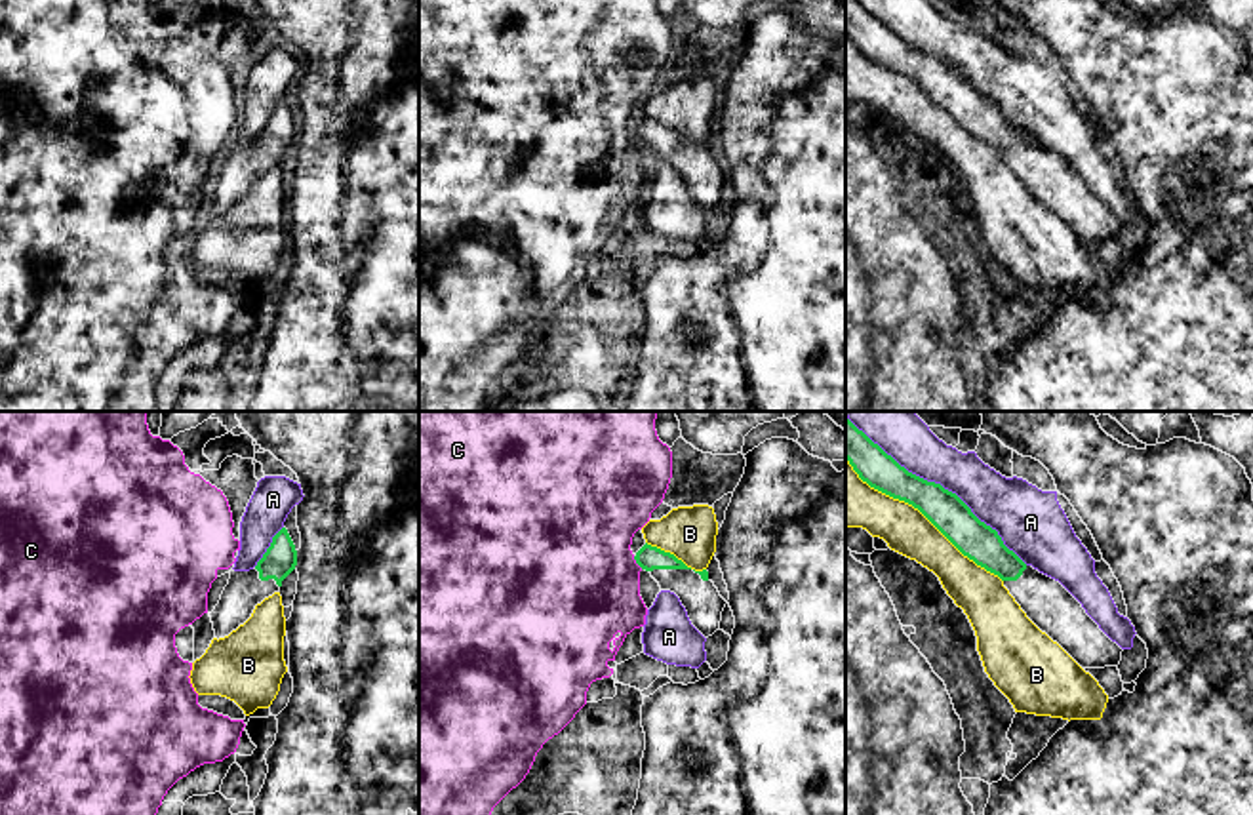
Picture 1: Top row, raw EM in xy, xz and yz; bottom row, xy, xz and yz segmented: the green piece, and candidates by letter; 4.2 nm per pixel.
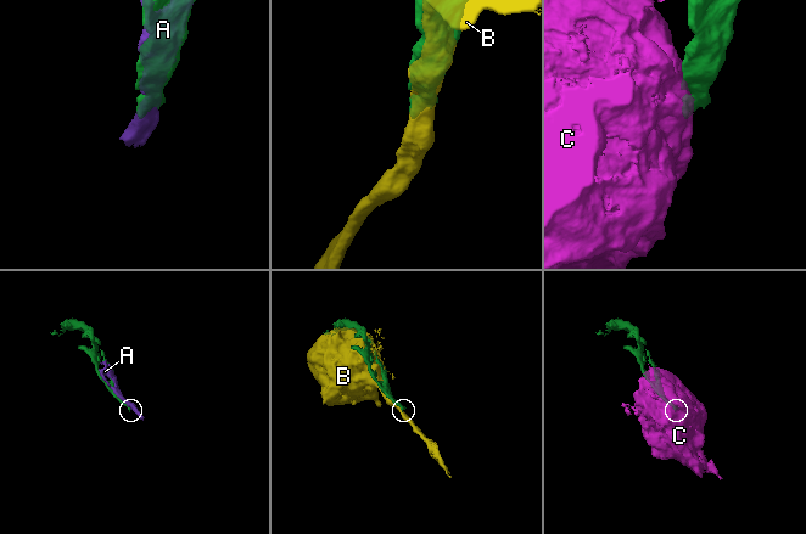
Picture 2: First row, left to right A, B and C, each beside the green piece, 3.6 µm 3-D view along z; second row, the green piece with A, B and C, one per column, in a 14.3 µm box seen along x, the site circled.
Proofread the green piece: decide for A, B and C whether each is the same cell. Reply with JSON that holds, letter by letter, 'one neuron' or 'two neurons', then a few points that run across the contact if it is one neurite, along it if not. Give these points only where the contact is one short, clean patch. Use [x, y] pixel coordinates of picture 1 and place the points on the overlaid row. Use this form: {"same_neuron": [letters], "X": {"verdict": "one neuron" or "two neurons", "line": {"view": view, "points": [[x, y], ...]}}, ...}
{"same_neuron": [], "A": {"verdict": "two neurons"}, "B": {"verdict": "two neurons"}, "C": {"verdict": "two neurons"}}

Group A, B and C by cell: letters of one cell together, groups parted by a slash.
A / B / C

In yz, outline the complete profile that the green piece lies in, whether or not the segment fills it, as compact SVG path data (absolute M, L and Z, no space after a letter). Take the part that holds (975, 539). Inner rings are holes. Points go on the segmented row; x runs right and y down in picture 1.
M847 415L845 459L863 482L918 508L964 556L998 575L1026 617L1082 668L1120 665L1124 649L1059 581L1026 566L956 493L908 472Z

